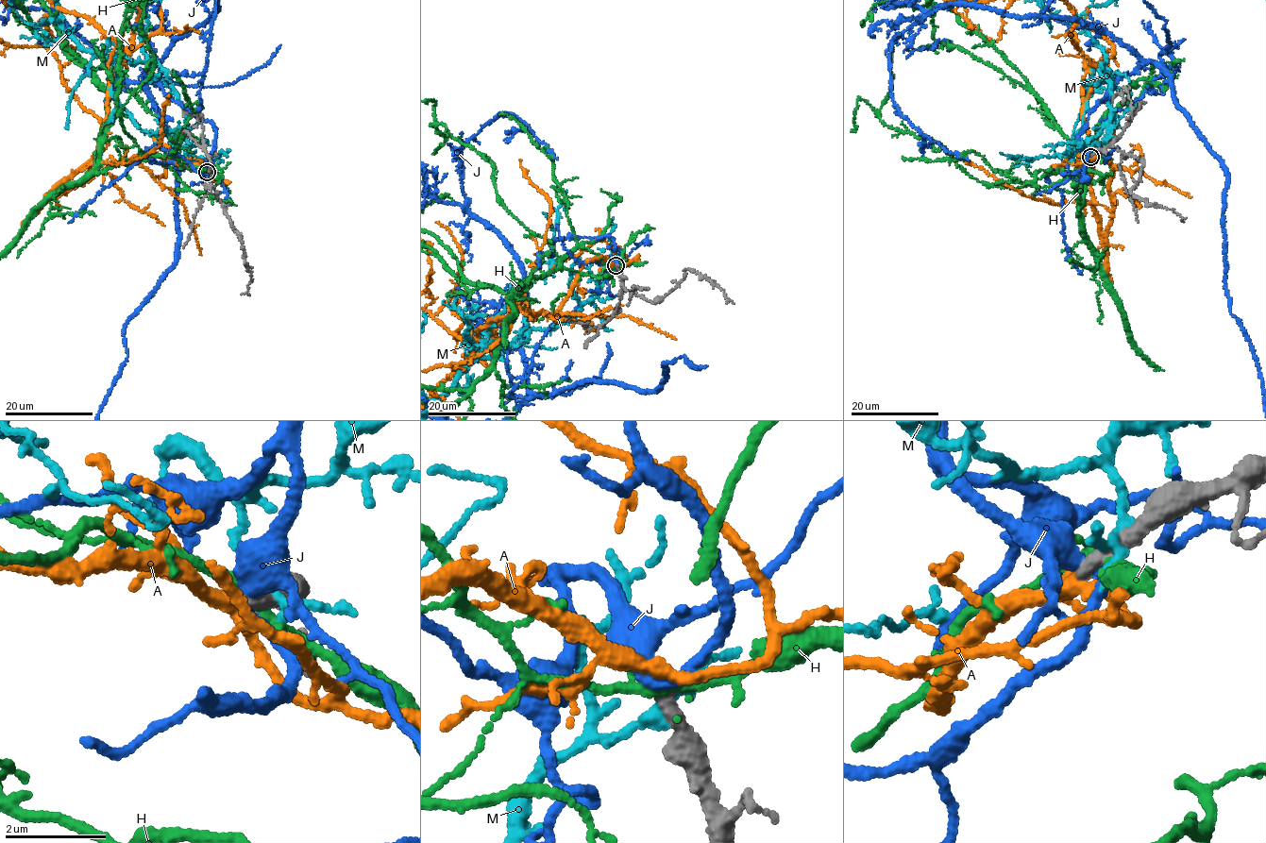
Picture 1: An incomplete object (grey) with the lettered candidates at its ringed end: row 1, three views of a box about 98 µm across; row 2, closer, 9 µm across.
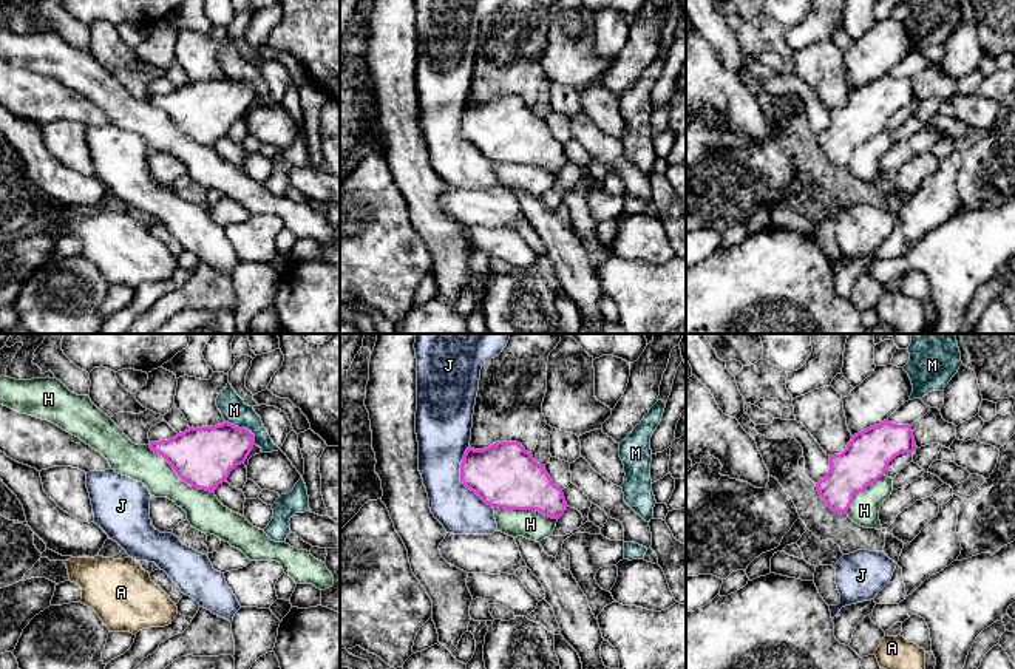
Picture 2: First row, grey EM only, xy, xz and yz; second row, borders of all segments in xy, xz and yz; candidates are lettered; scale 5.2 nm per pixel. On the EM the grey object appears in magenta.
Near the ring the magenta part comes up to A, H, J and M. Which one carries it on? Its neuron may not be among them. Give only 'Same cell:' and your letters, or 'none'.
Same cell: A

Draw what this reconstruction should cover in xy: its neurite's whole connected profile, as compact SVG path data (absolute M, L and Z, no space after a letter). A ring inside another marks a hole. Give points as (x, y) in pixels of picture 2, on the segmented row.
M229 422L215 426L188 428L170 440L150 442L175 473L192 487L213 493L230 471L246 462L255 436Z

